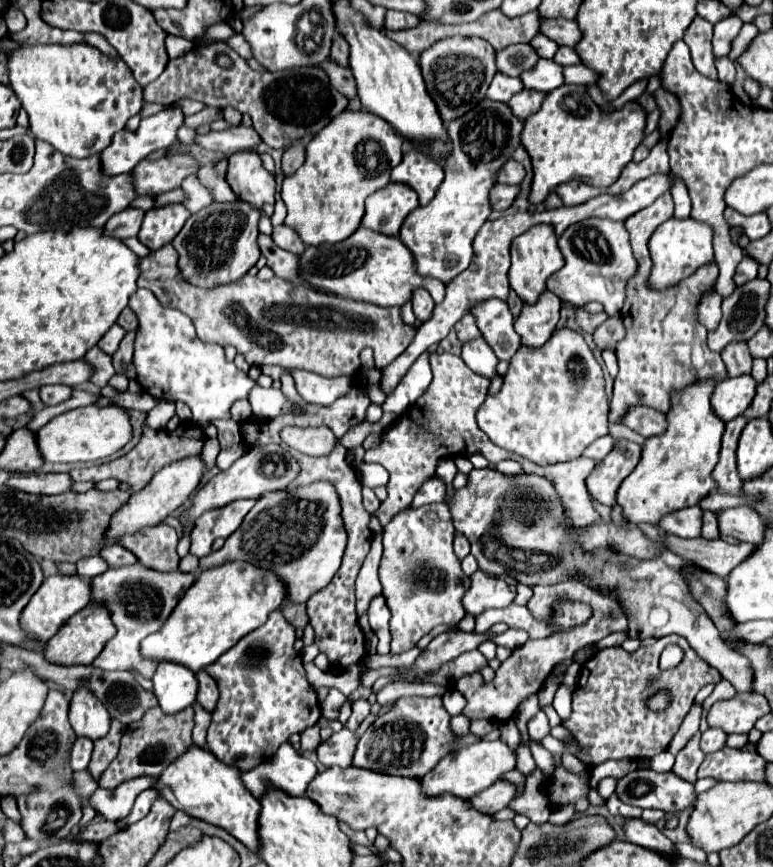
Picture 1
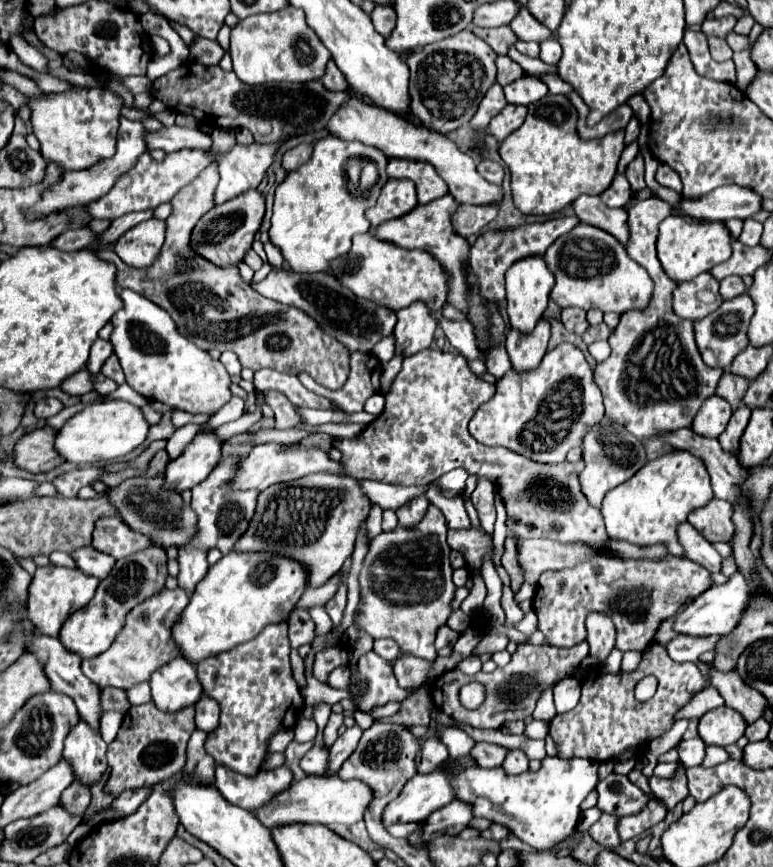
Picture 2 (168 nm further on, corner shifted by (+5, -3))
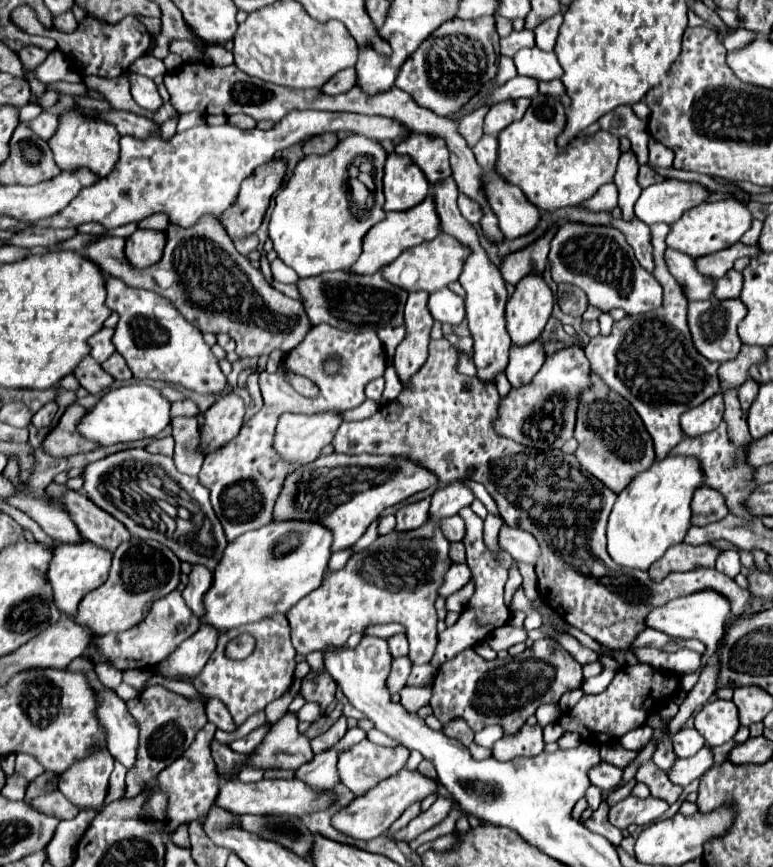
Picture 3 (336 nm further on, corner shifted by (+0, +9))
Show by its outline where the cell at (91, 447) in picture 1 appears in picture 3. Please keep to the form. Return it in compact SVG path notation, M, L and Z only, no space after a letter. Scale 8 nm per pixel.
M127 384L107 392L93 410L85 414L79 424L79 432L99 442L101 446L117 444L117 442L131 442L143 438L155 438L161 430L171 424L171 402L161 396L161 392L147 384Z

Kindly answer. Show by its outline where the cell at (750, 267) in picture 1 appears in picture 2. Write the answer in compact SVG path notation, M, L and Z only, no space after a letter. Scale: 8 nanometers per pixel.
M728 276L726 280L720 282L720 294L722 294L724 300L736 298L736 296L740 296L744 292L746 292L746 286L744 286L740 276Z

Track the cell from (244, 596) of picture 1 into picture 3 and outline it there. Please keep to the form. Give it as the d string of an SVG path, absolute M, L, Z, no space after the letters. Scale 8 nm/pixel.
M307 520L269 522L263 528L237 536L227 544L213 572L213 586L205 594L205 620L221 632L263 620L275 612L285 614L303 596L319 588L331 556L331 532Z

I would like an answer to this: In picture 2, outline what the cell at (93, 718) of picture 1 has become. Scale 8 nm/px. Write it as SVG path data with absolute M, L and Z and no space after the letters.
M80 720L66 736L64 758L72 764L76 778L92 786L106 770L106 748L100 732Z

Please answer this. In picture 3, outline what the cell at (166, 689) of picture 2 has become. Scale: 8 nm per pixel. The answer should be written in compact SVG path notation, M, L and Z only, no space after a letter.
M201 624L195 636L187 638L169 658L161 662L161 676L171 680L177 680L177 676L195 678L213 654L219 634L221 632L215 632L211 624Z

